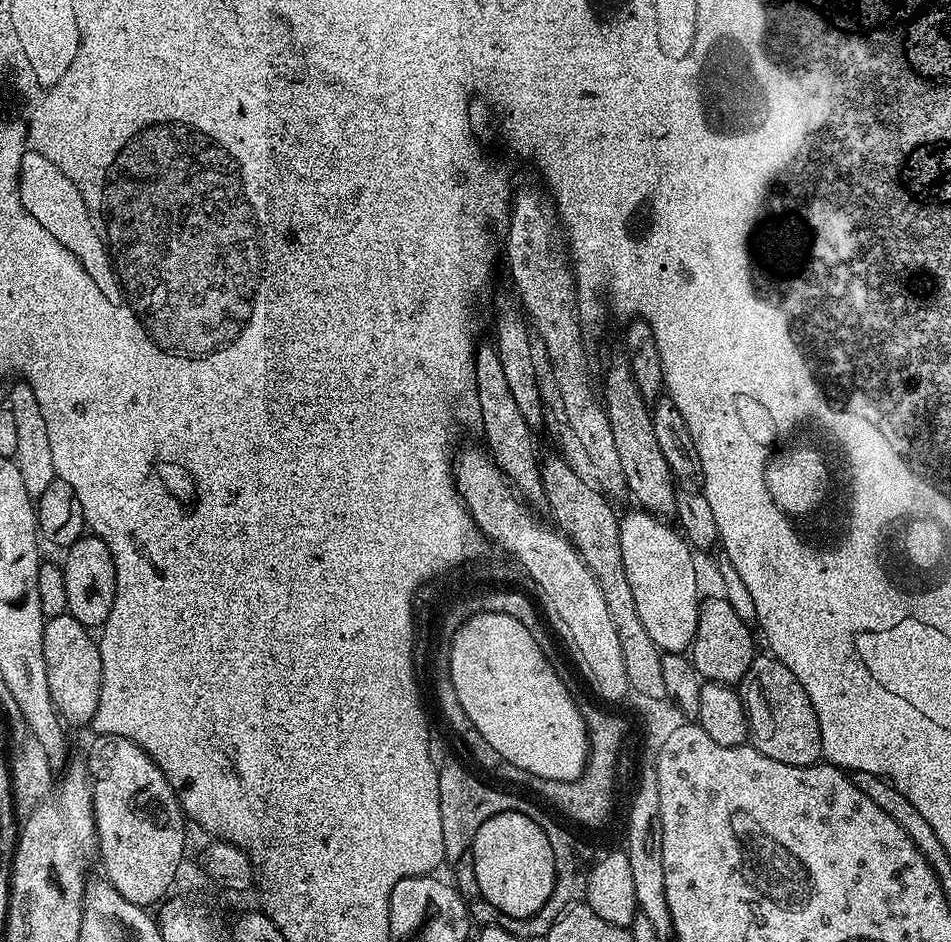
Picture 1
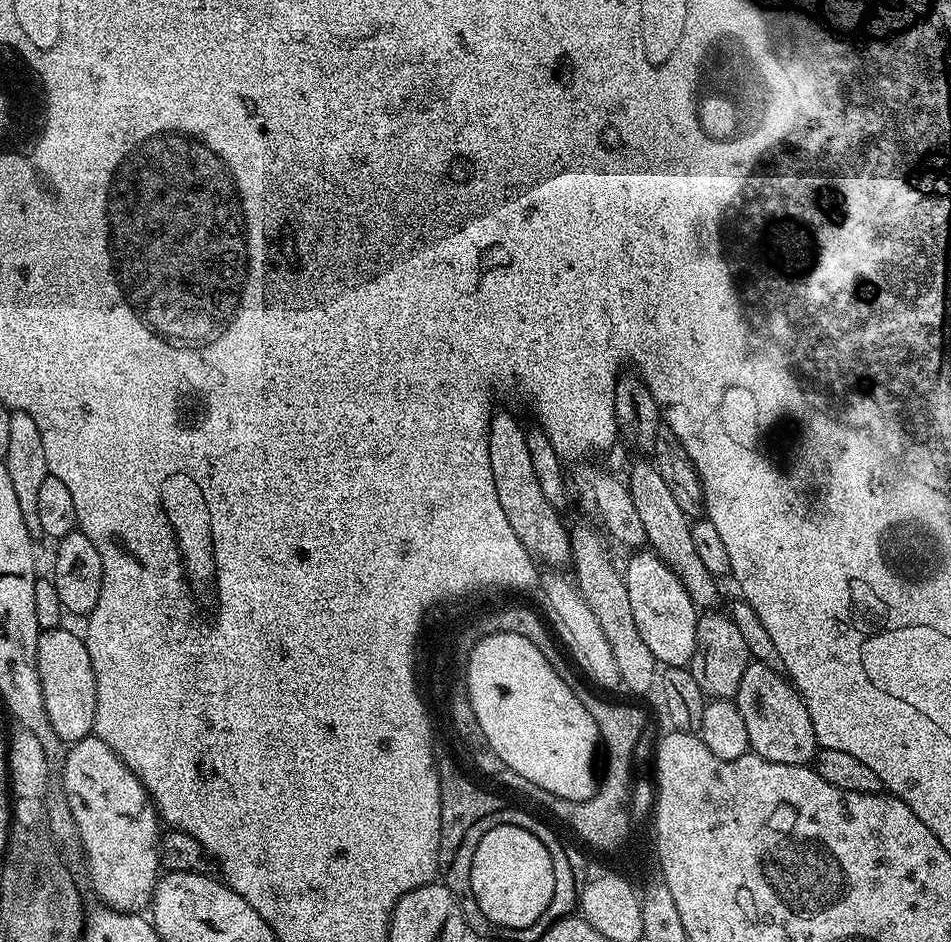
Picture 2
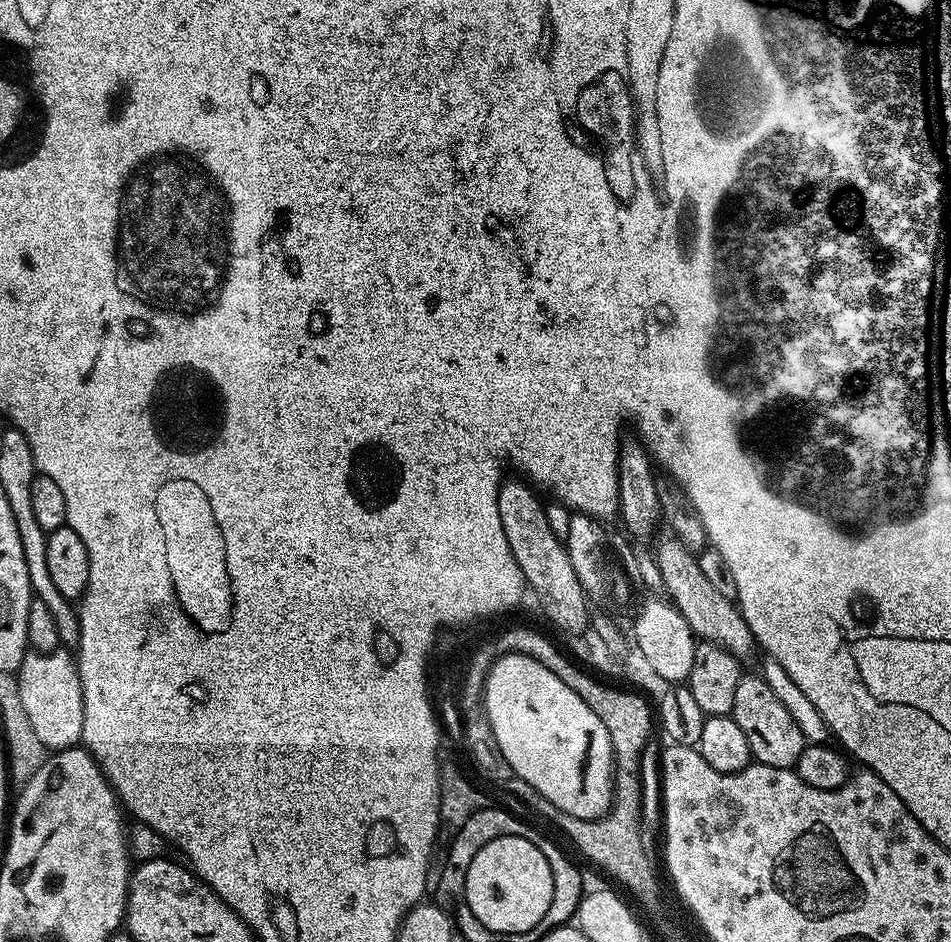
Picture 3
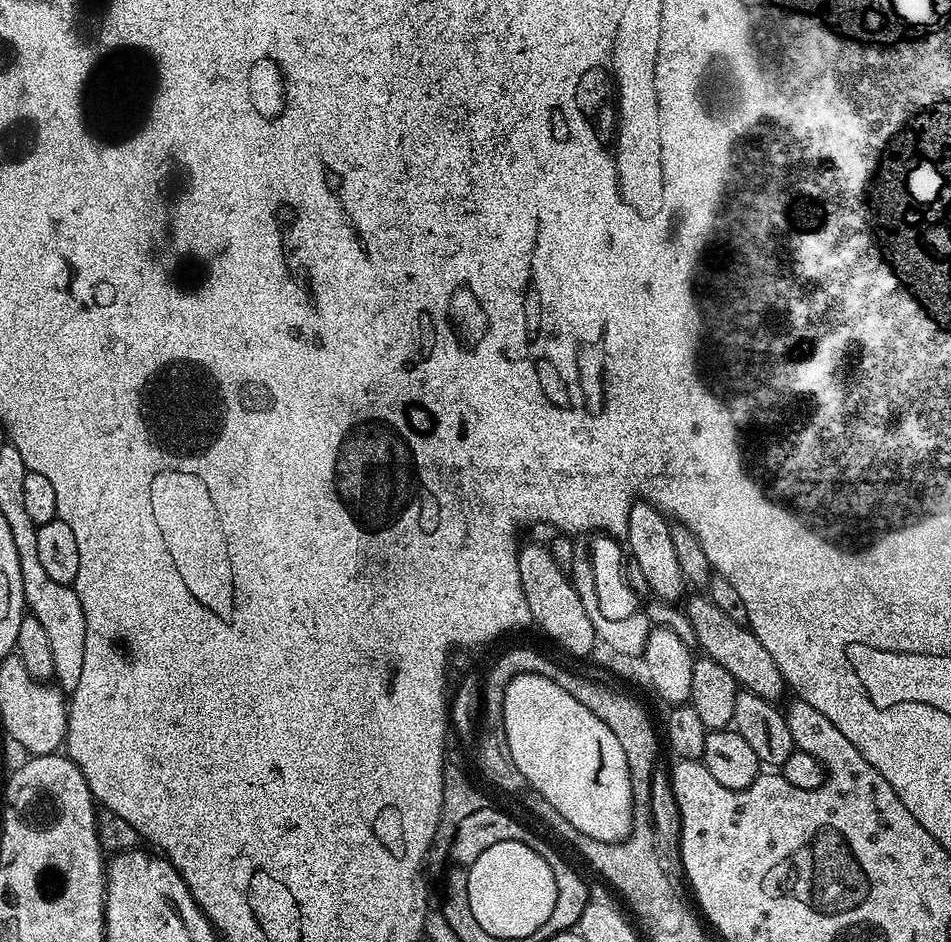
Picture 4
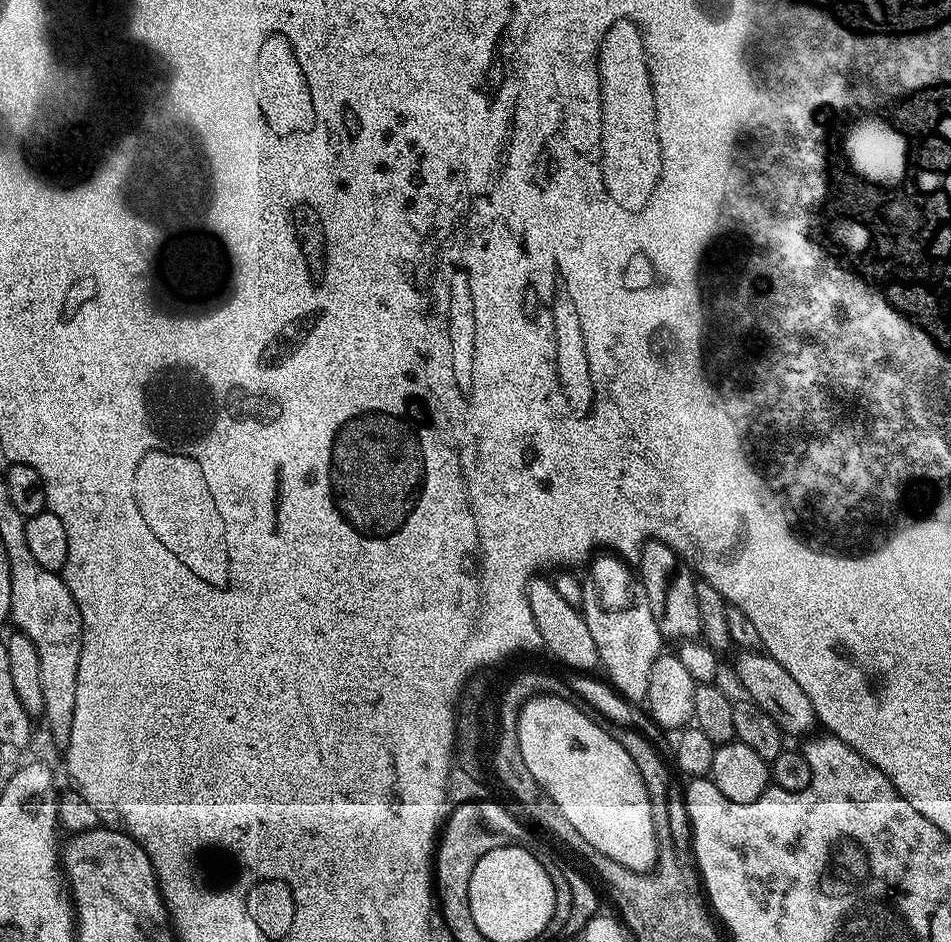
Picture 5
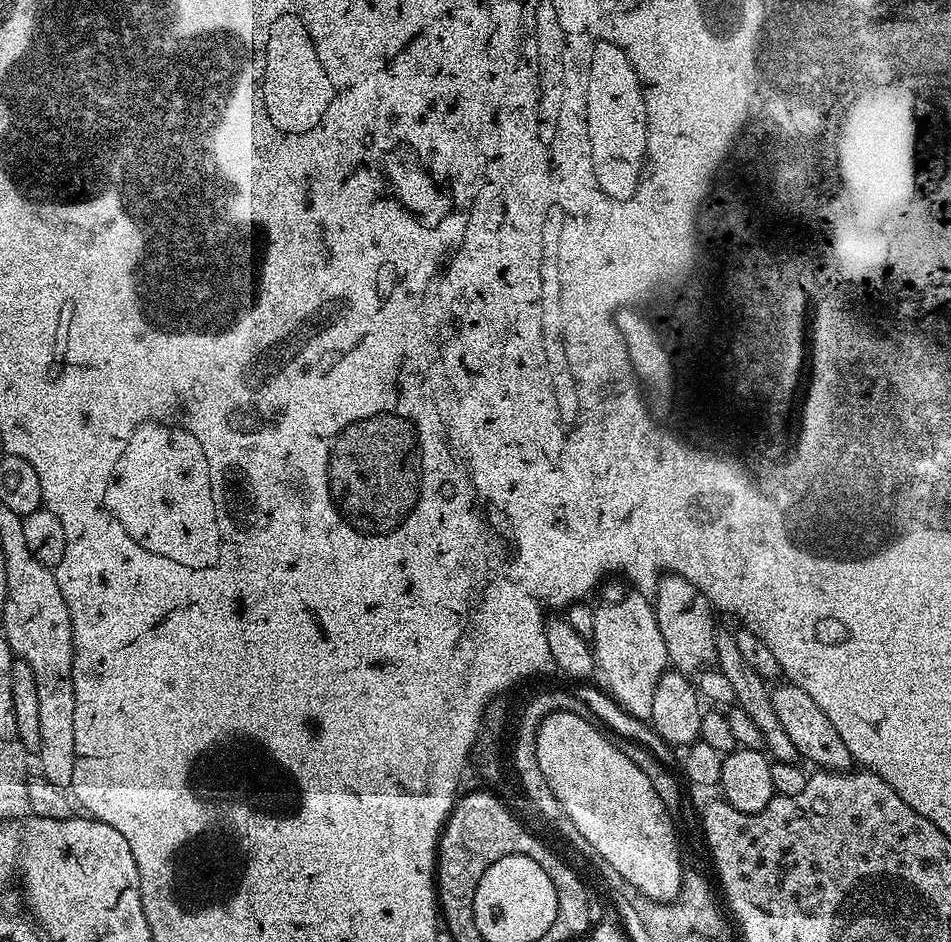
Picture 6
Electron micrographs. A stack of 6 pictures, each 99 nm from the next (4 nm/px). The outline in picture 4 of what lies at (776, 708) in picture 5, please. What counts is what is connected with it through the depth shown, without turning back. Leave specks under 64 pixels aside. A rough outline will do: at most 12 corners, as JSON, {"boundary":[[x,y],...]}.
{"boundary":[[707,595],[686,613],[698,648],[743,691],[779,701],[778,662]]}

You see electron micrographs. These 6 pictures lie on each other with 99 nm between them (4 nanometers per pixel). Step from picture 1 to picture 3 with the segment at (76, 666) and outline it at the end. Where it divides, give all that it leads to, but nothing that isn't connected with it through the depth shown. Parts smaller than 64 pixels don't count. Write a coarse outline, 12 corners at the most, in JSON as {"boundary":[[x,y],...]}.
{"boundary":[[29,650],[16,676],[48,750],[82,741],[82,682],[71,651]]}

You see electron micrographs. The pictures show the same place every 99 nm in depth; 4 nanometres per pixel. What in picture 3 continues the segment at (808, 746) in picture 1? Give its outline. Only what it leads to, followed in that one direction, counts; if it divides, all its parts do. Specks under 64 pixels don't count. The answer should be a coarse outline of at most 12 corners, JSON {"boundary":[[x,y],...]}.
{"boundary":[[741,675],[731,716],[755,763],[795,769],[806,743],[763,675]]}

